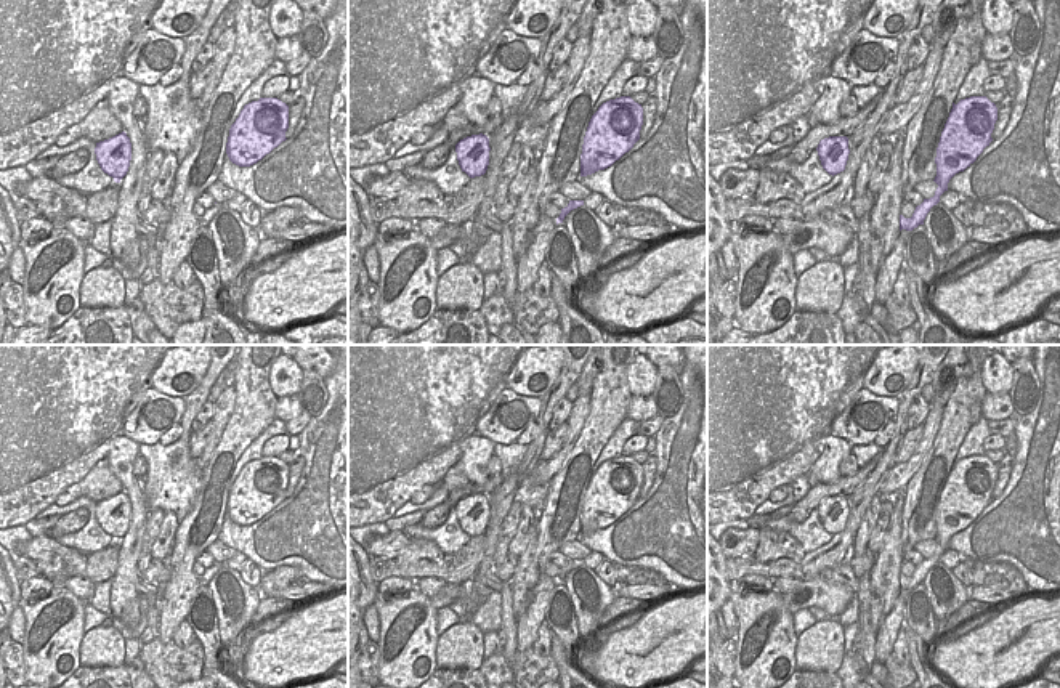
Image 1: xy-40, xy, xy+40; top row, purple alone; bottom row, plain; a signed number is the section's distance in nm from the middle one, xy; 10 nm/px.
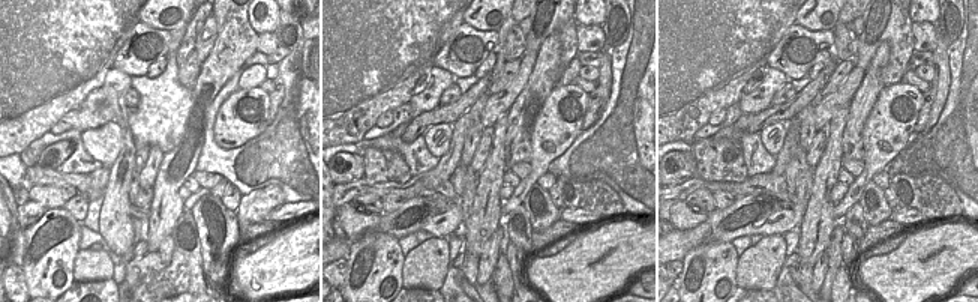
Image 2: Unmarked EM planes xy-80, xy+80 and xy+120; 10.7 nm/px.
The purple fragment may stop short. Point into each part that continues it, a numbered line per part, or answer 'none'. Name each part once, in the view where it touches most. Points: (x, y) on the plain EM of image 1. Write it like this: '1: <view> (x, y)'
none

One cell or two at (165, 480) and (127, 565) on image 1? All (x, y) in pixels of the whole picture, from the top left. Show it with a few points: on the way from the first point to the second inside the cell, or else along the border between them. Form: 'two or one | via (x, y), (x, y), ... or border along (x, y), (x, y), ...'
two | border along (143, 483), (143, 497), (148, 507)

